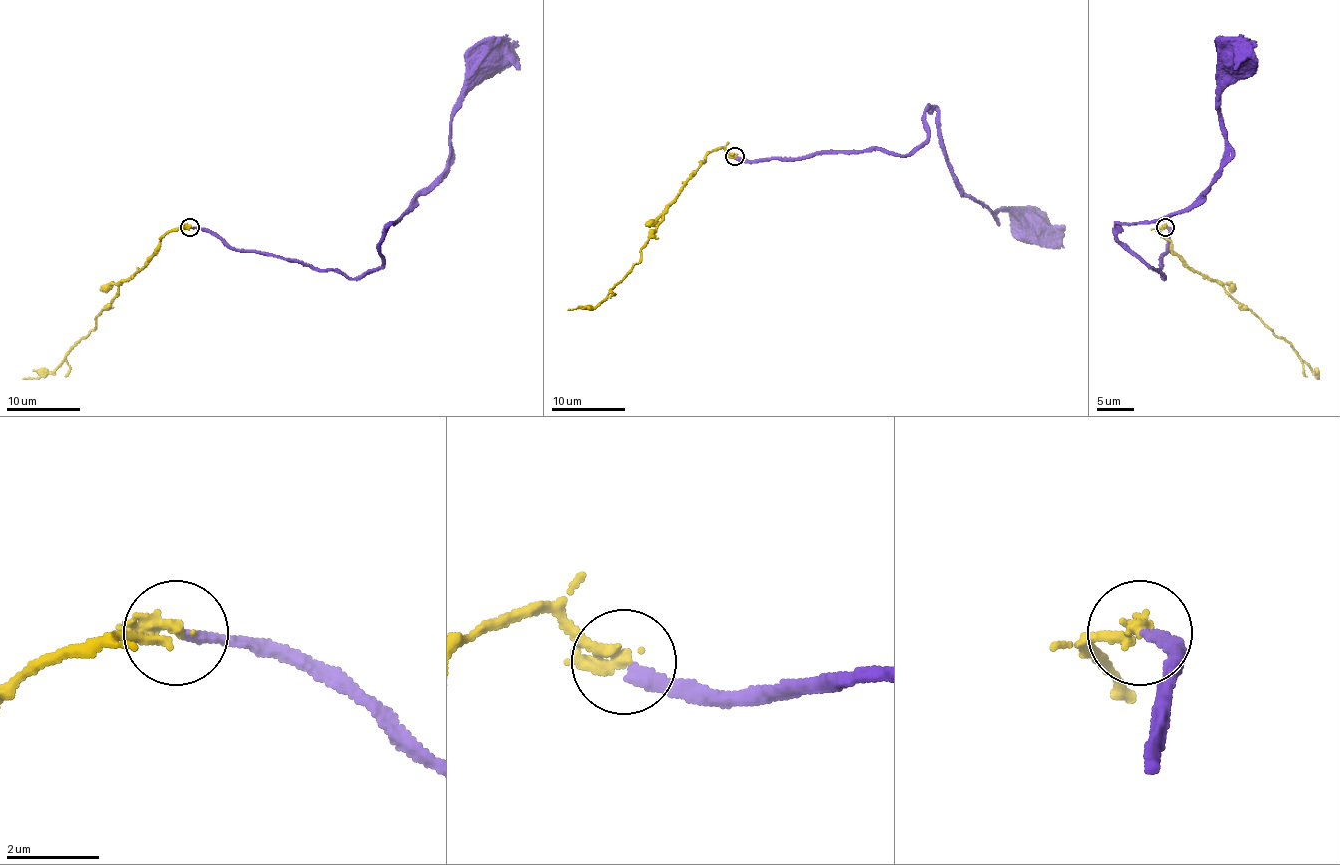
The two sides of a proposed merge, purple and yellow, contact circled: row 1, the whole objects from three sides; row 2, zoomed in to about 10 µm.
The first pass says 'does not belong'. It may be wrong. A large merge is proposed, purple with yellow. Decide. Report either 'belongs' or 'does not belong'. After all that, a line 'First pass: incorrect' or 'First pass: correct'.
does not belong
First pass: correct

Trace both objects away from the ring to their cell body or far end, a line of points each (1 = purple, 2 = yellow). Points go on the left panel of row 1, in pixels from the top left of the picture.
1: (190, 227), (212, 231), (236, 249), (363, 277), (382, 264), (387, 227), (444, 170), (465, 78), (487, 58)
2: (190, 227), (168, 231), (159, 249), (118, 286), (118, 294), (96, 318), (96, 327), (50, 373), (22, 378)

